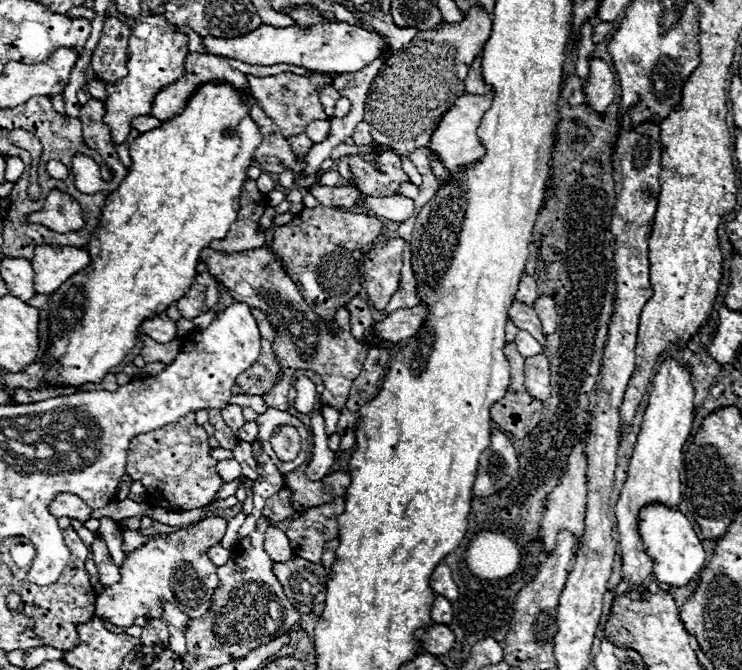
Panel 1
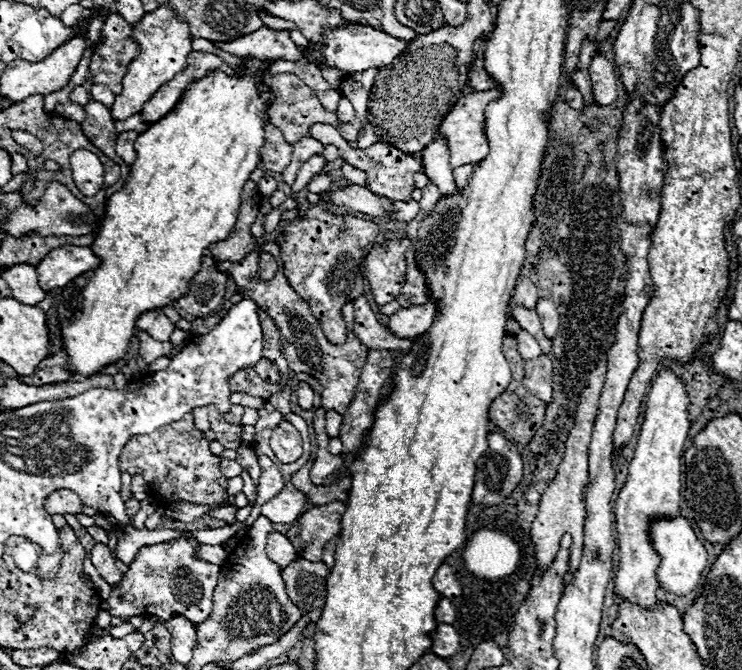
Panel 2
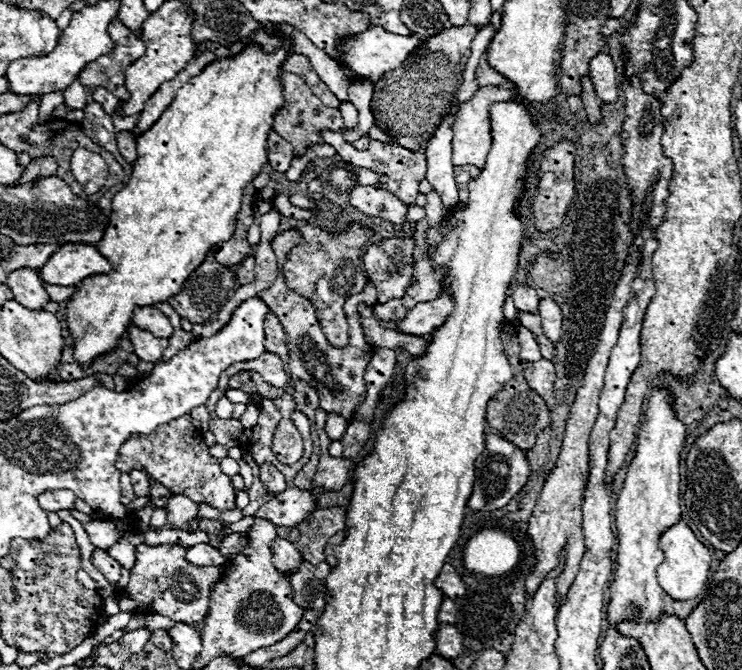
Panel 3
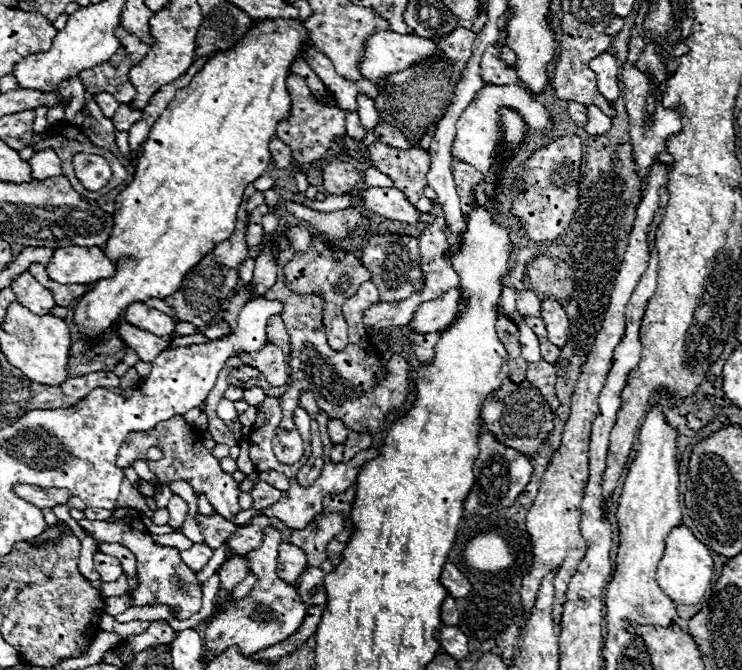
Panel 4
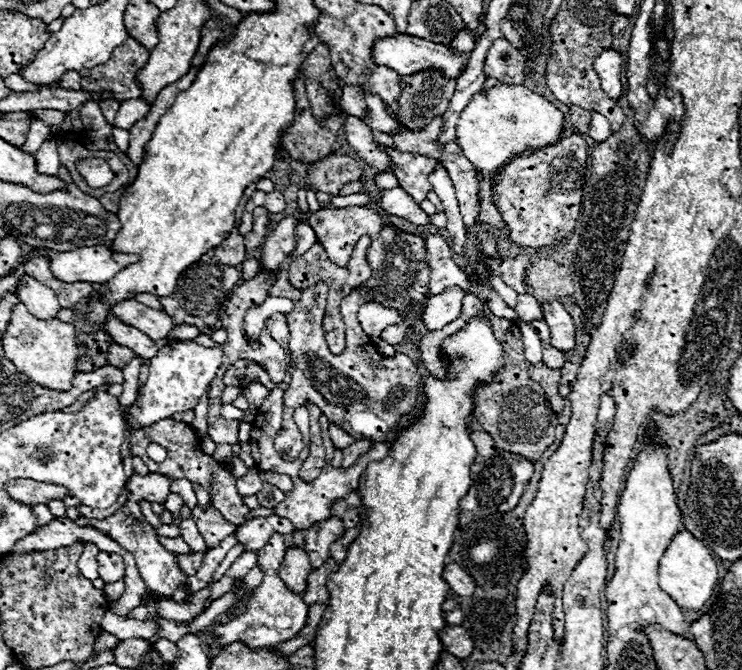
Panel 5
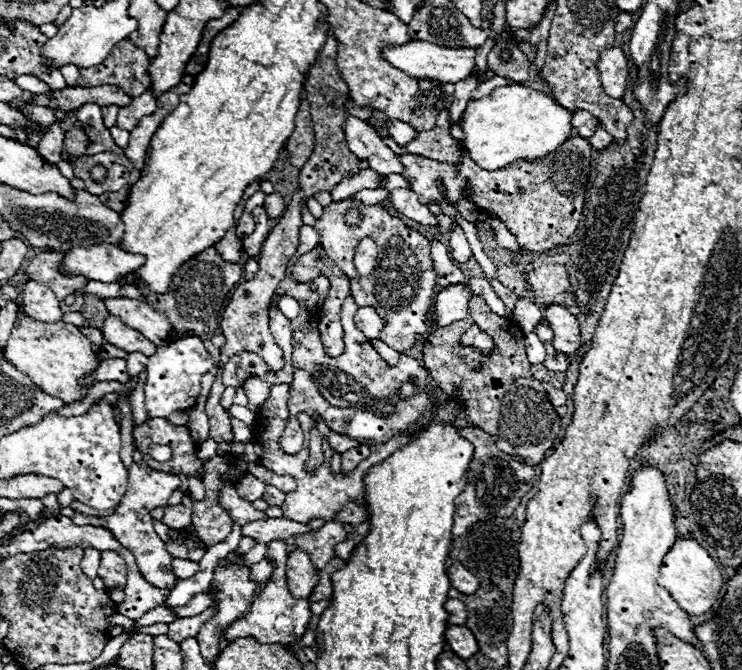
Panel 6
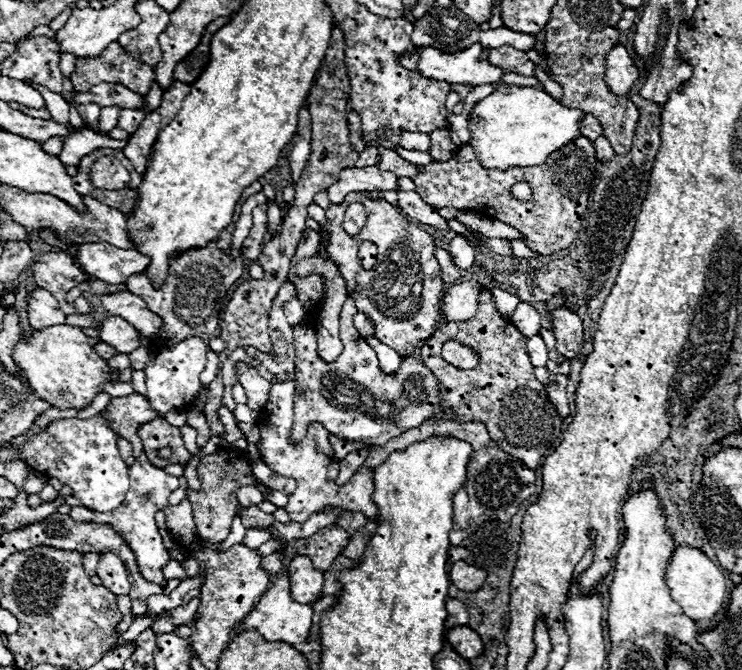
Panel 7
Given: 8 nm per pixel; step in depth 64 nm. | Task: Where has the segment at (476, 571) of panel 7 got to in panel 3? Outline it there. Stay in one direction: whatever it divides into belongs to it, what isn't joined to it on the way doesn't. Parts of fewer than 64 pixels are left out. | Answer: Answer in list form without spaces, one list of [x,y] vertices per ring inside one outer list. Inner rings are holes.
[[[444,564],[444,568],[440,570],[440,574],[436,578],[436,586],[448,598],[460,598],[460,596],[466,594],[466,582],[460,580],[460,576],[454,570],[454,566],[450,566],[450,564]]]

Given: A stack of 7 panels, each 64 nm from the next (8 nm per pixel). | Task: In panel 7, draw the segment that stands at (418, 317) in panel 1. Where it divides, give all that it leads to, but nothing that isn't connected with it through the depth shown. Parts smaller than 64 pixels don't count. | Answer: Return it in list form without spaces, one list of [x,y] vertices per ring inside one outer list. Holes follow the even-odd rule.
[[[478,282],[470,284],[456,284],[450,286],[442,300],[442,310],[446,316],[446,322],[462,322],[476,314],[478,308],[478,296],[482,292],[482,286]]]

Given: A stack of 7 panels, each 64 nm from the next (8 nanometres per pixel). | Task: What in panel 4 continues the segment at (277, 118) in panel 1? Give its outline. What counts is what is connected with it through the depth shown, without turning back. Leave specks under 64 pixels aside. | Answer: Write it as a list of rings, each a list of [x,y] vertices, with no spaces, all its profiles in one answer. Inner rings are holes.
[[[290,74],[286,78],[286,88],[290,92],[290,100],[292,100],[292,110],[290,116],[286,120],[282,120],[276,128],[276,136],[290,146],[292,150],[292,158],[296,162],[314,162],[320,160],[332,146],[336,136],[342,136],[344,130],[344,110],[336,108],[336,106],[324,106],[322,102],[318,102],[312,94],[310,88],[306,86],[306,80],[302,76]]]

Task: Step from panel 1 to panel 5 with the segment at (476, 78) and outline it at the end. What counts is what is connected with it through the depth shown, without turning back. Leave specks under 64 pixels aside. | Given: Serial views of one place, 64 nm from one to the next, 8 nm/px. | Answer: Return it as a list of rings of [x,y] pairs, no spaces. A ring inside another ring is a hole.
[[[498,38],[484,60],[484,74],[498,78],[500,84],[524,84],[526,58],[504,38]]]

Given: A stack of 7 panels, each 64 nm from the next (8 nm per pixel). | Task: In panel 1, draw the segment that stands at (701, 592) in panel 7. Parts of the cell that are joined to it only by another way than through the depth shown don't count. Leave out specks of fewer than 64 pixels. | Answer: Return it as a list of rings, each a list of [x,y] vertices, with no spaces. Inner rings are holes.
[[[652,504],[640,512],[640,534],[648,554],[656,560],[654,576],[658,582],[670,584],[674,588],[688,586],[706,566],[706,552],[692,528],[692,522],[680,512],[666,508],[662,504]]]

